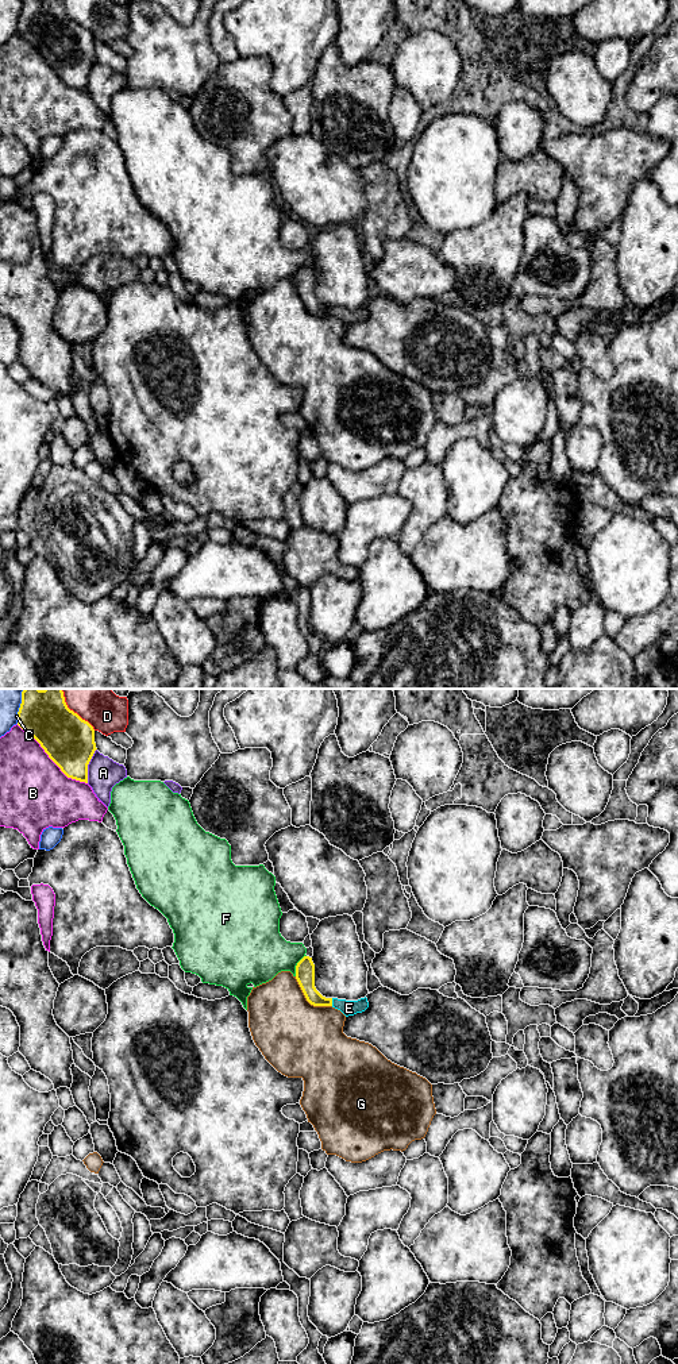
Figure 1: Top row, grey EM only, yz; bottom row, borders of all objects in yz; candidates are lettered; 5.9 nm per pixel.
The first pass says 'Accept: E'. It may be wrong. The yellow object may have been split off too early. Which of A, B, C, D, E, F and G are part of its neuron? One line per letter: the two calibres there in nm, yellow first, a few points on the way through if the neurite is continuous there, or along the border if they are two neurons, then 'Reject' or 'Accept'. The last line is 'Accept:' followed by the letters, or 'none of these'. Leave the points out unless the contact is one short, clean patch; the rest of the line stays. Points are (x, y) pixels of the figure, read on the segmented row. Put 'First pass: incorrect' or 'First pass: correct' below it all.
A: Thickness 300 nm (yellow) against 190 nm. Reject
B: Thickness 300 nm (yellow) against 420 nm. Reject
C: Thickness 280 nm (yellow) against 130 nm. Reject
D: Thickness 300 nm (yellow) against 280 nm. Reject
E: Thickness 110 nm (yellow) against 100 nm. Path across: yz (304, 970), (308, 989), (331, 1002), (349, 1008). Accept
F: Thickness 110 nm (yellow) against 360 nm. Reject
G: Thickness 110 nm (yellow) against 440 nm. Reject
Accept: E
First pass: correct

